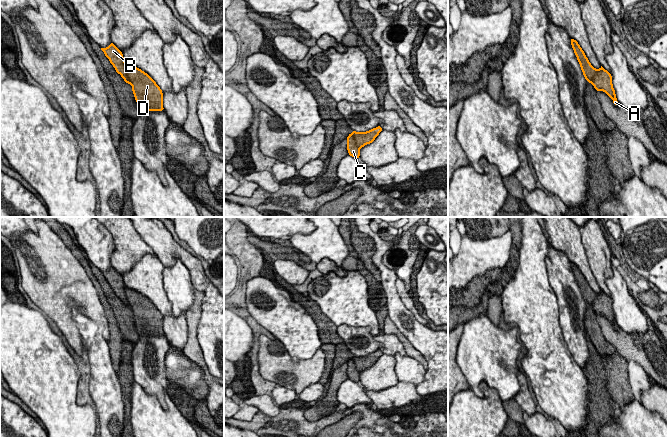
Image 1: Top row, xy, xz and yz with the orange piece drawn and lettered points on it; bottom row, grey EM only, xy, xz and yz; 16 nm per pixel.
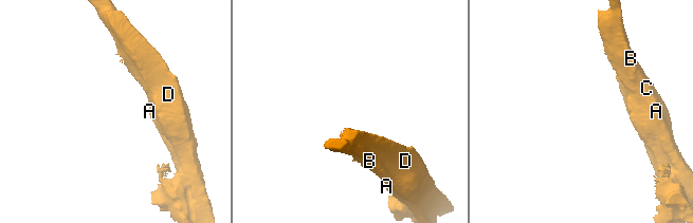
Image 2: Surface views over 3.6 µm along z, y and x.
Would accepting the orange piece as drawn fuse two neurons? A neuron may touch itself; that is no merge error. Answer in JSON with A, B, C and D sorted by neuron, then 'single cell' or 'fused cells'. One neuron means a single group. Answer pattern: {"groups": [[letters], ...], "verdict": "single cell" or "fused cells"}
{"groups": [["A", "B", "C"], ["D"]], "verdict": "fused cells"}

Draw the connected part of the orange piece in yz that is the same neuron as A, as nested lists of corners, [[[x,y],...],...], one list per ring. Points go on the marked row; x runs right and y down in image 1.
[[[602,66],[595,71],[595,80],[592,81],[592,85],[597,91],[605,92],[612,100],[615,106],[618,106],[615,90],[612,84],[612,75],[605,70]]]

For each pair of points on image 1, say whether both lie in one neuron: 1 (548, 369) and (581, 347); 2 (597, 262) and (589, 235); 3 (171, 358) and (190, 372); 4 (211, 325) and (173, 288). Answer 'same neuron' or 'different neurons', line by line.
1: different neurons
2: same neuron
3: same neuron
4: different neurons

